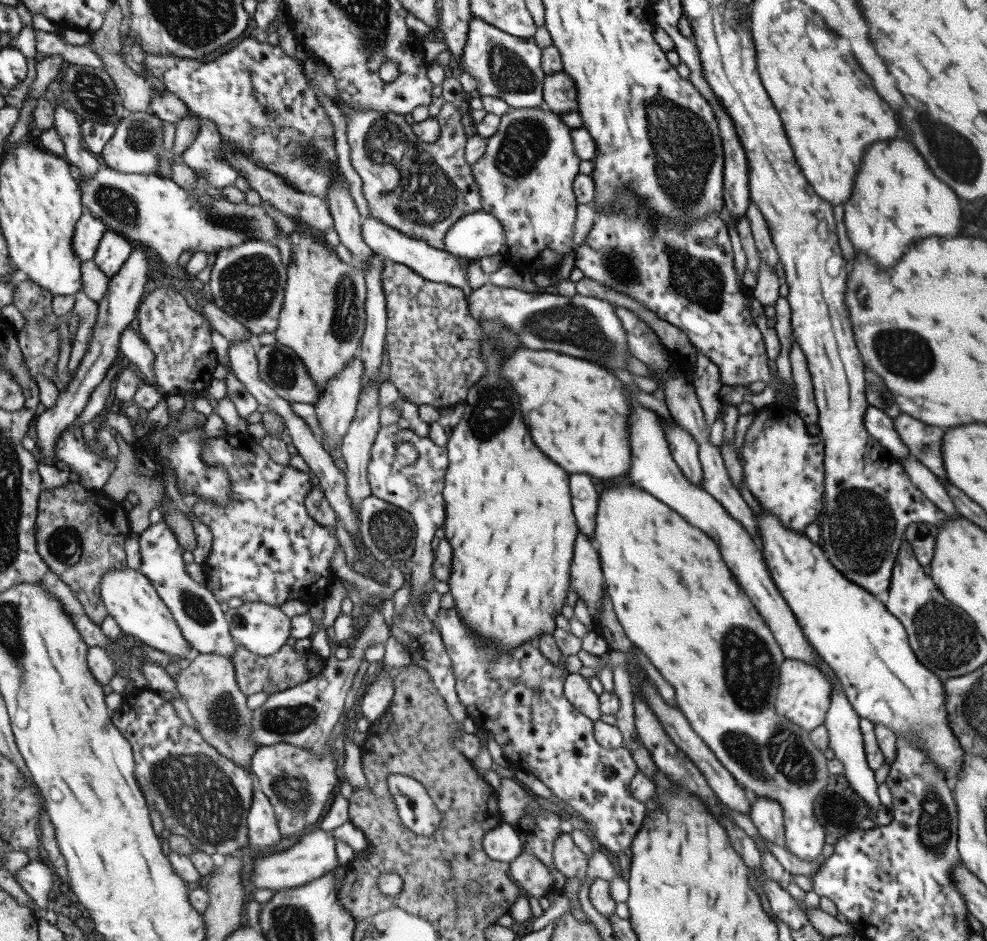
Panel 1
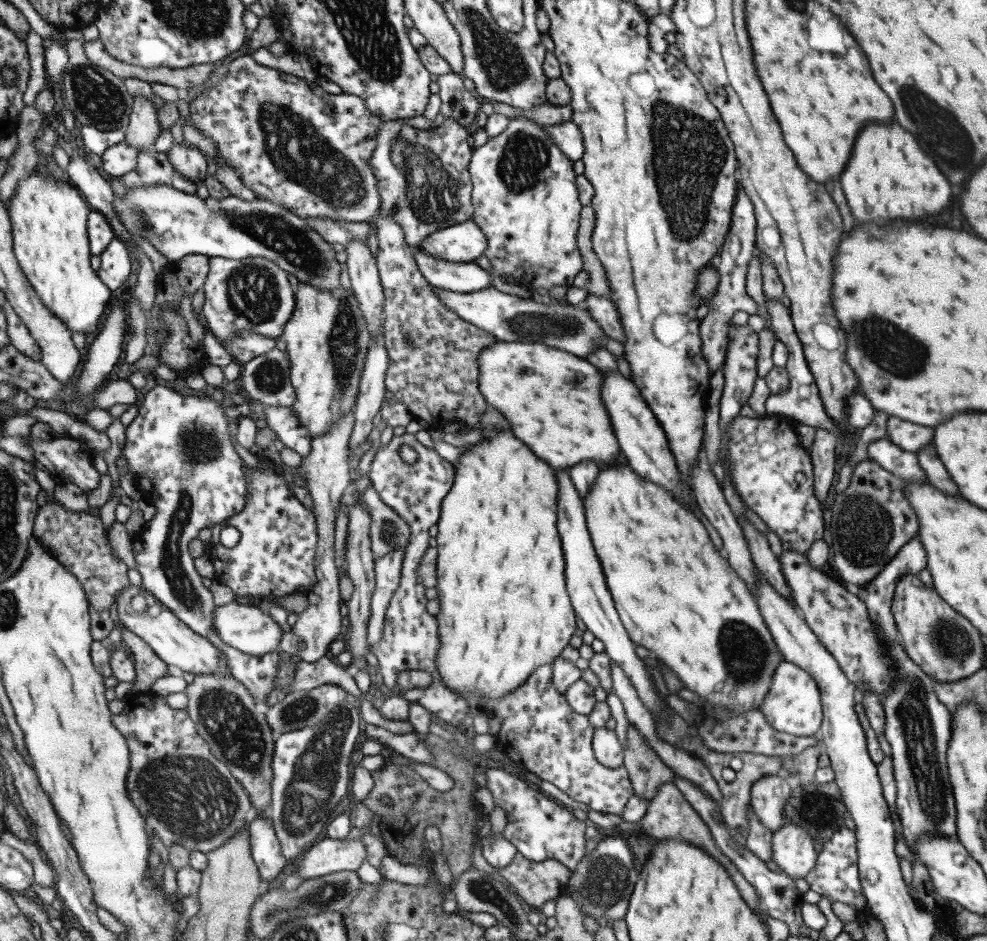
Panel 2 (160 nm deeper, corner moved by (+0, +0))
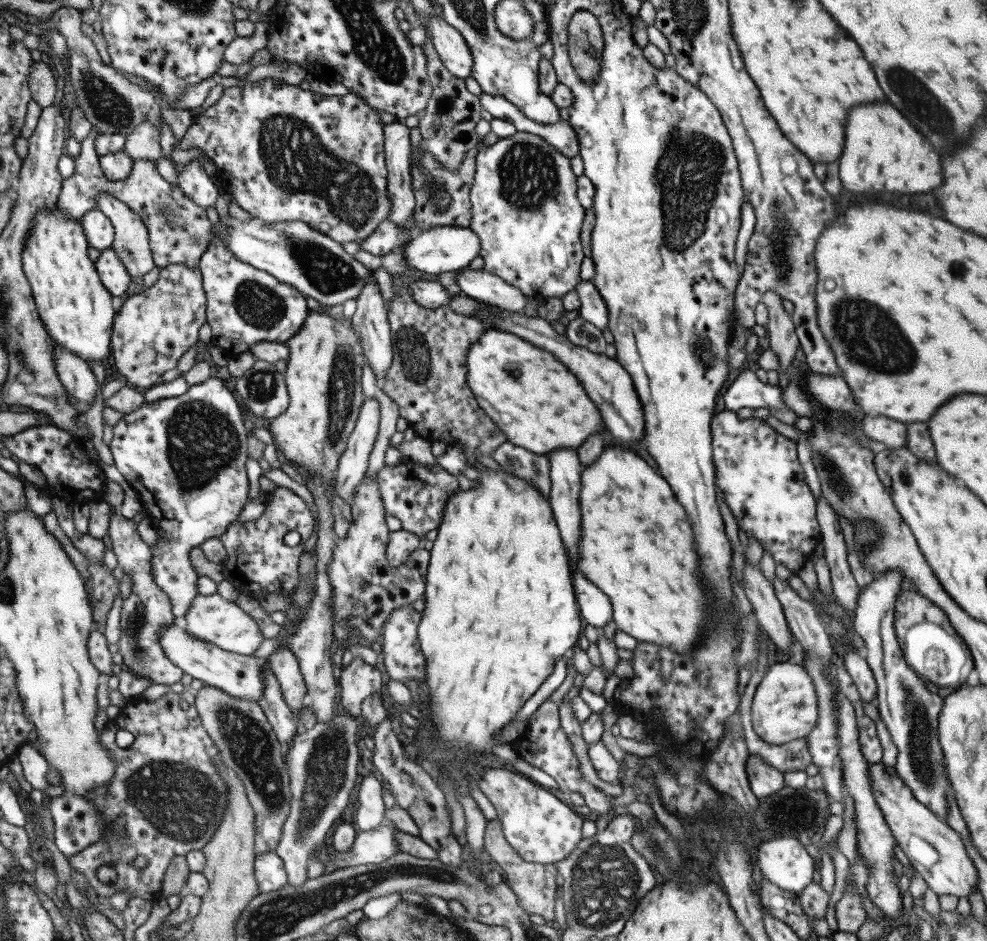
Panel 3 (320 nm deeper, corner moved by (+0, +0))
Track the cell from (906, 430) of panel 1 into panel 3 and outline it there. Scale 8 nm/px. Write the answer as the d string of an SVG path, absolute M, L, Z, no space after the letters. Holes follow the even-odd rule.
M868 415L861 420L861 433L874 440L885 449L897 449L906 446L907 426L885 416Z

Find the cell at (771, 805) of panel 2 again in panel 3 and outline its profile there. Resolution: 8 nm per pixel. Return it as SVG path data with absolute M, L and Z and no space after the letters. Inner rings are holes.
M751 755L744 765L749 788L757 799L764 799L784 787L782 772L763 762L757 755Z

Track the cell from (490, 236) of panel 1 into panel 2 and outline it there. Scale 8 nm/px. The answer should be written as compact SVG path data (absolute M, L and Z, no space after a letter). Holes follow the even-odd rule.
M472 220L438 230L423 241L422 249L449 262L471 263L486 252L486 235Z

